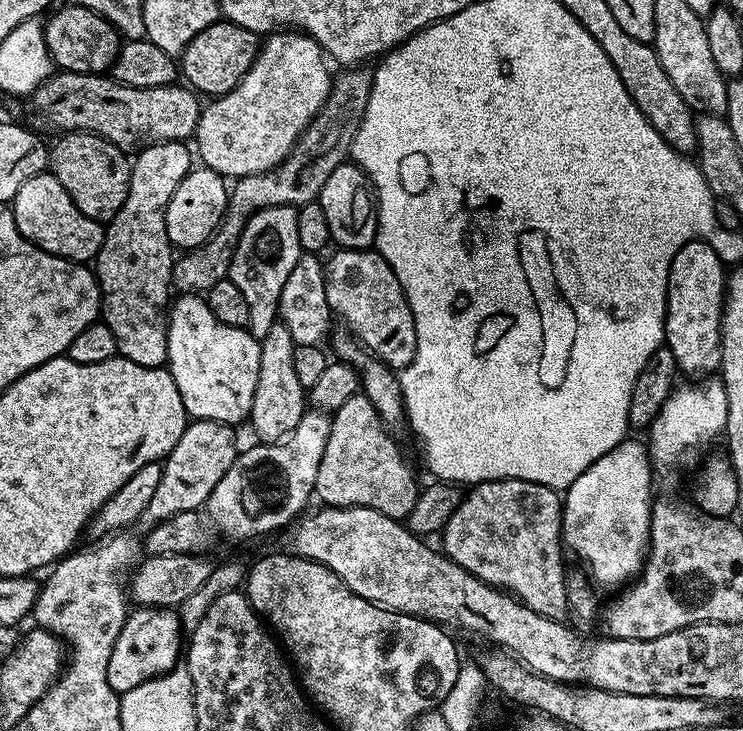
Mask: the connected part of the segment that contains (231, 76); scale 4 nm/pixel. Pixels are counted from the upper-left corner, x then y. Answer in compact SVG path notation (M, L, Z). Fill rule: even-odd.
M221 18L216 23L206 26L202 34L192 39L190 46L186 46L186 50L178 57L178 68L183 79L185 76L189 80L185 81L197 93L208 98L224 96L230 90L234 90L238 82L242 82L242 78L256 61L256 53L259 52L260 46L261 41L257 33Z

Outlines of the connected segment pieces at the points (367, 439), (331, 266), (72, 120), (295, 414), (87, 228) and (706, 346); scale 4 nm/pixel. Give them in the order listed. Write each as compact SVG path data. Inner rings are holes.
M362 394L347 398L330 417L332 424L316 479L319 503L334 508L373 508L403 521L416 501L418 483L407 462L396 456L396 444L388 433L391 431L372 428L377 414L370 398Z
M345 248L333 251L333 256L324 264L324 281L328 305L337 317L344 319L343 327L351 332L361 345L376 359L387 364L393 370L402 370L414 358L416 353L416 331L406 294L390 266L375 250Z
M57 71L48 77L42 86L35 89L30 100L35 108L56 128L65 133L93 132L109 140L114 146L123 150L143 150L150 144L167 144L184 142L195 137L202 100L191 87L180 88L176 84L161 88L135 88L126 86L104 74L88 75Z
M275 323L266 330L264 336L259 337L260 341L260 361L258 362L258 386L254 386L254 402L248 415L252 432L260 444L277 444L291 435L298 422L306 411L306 390L302 382L298 382L298 373L294 370L294 350L296 343L294 338L290 338L290 330L282 323Z
M45 174L30 178L30 182L22 182L22 190L18 190L18 194L10 202L10 207L21 236L25 236L32 244L37 244L42 250L67 260L77 262L95 261L104 241L105 225L82 214L81 210L78 210L74 202L71 201L70 194L62 188L62 183L58 182L58 178L51 174Z
M691 240L674 254L668 275L668 305L664 319L664 344L674 354L674 362L688 378L704 378L720 366L720 320L723 318L726 291L726 265L704 240Z

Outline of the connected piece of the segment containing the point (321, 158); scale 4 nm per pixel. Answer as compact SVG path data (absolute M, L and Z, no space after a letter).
M352 66L333 79L328 101L312 120L311 126L302 133L300 141L292 147L291 154L278 167L262 174L239 177L231 185L228 208L224 211L224 219L217 226L216 233L202 246L189 248L175 257L172 265L173 289L184 294L206 294L214 282L229 279L242 230L257 210L283 204L310 204L319 197L322 186L326 186L326 178L330 178L336 167L349 159L352 143L366 114L372 89L372 72L366 69L364 66Z

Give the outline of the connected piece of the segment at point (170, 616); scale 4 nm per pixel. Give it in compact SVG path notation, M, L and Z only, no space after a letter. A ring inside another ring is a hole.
M137 607L122 626L118 642L114 642L114 650L110 654L108 681L113 690L117 694L129 692L134 690L134 686L142 686L142 682L153 680L155 676L177 667L179 660L176 659L182 656L180 632L180 617L173 609Z

